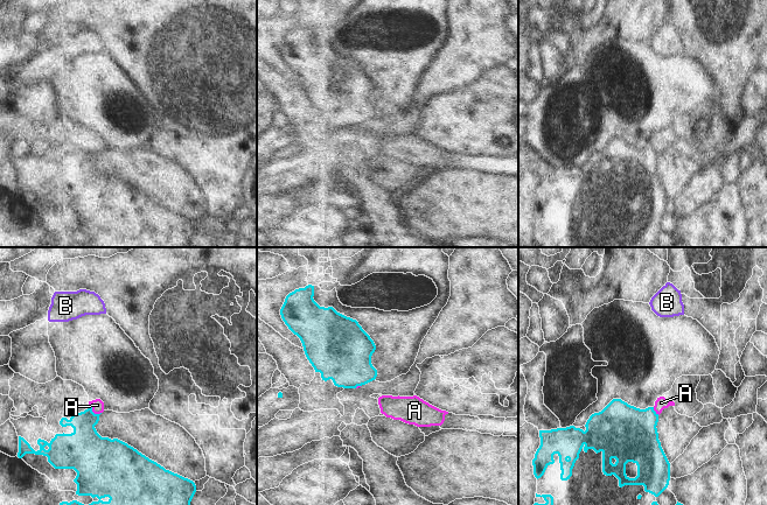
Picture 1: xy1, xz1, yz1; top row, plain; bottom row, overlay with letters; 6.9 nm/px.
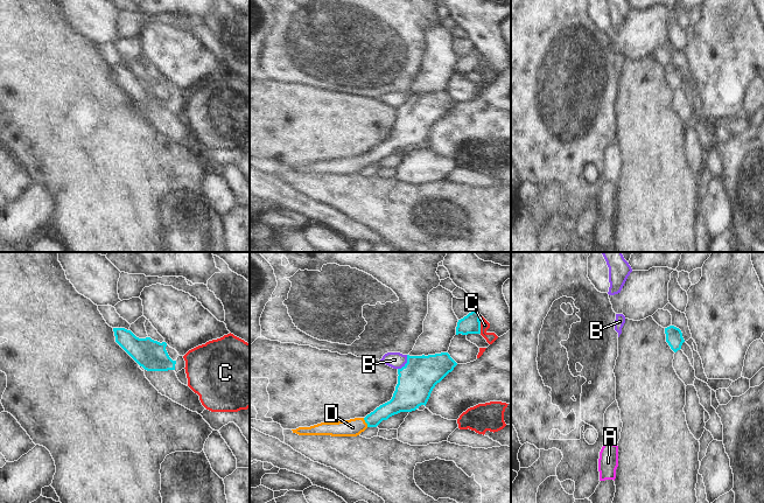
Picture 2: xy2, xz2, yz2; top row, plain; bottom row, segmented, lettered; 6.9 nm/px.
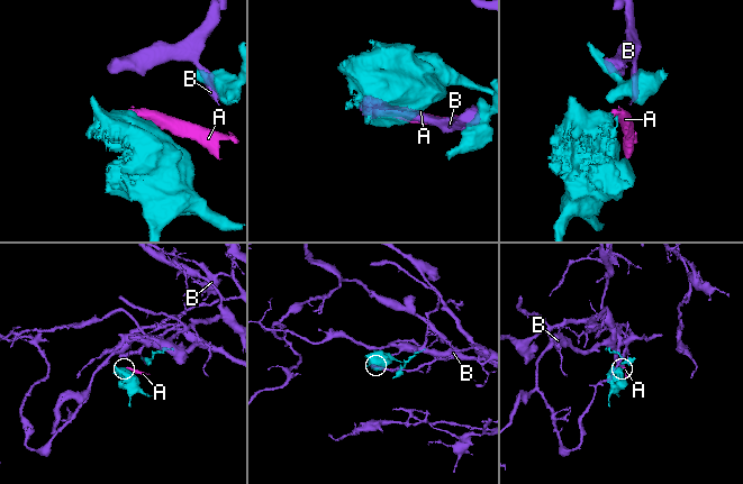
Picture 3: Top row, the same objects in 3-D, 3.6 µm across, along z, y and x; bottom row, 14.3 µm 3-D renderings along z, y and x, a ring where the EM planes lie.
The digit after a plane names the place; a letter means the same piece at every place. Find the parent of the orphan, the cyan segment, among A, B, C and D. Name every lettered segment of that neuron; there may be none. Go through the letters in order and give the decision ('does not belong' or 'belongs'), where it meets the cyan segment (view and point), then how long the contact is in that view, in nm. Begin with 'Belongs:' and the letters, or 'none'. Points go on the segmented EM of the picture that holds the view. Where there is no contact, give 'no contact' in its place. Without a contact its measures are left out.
Belongs: D
A: does not belong | xy1 (92, 412) | 110 nm
B: does not belong | xz2 (406, 363) | 120 nm
C: does not belong | xz2 (479, 325) | 130 nm
D: belongs | xz2 (365, 421) | 70 nm

